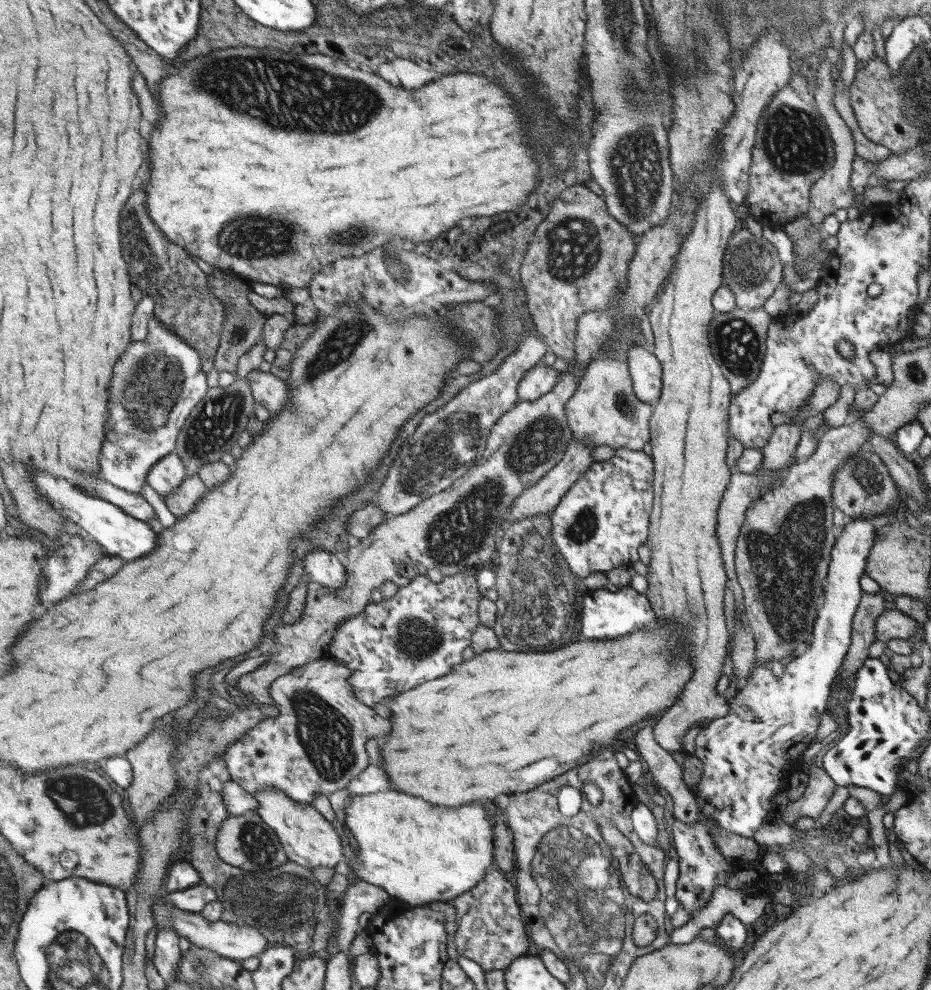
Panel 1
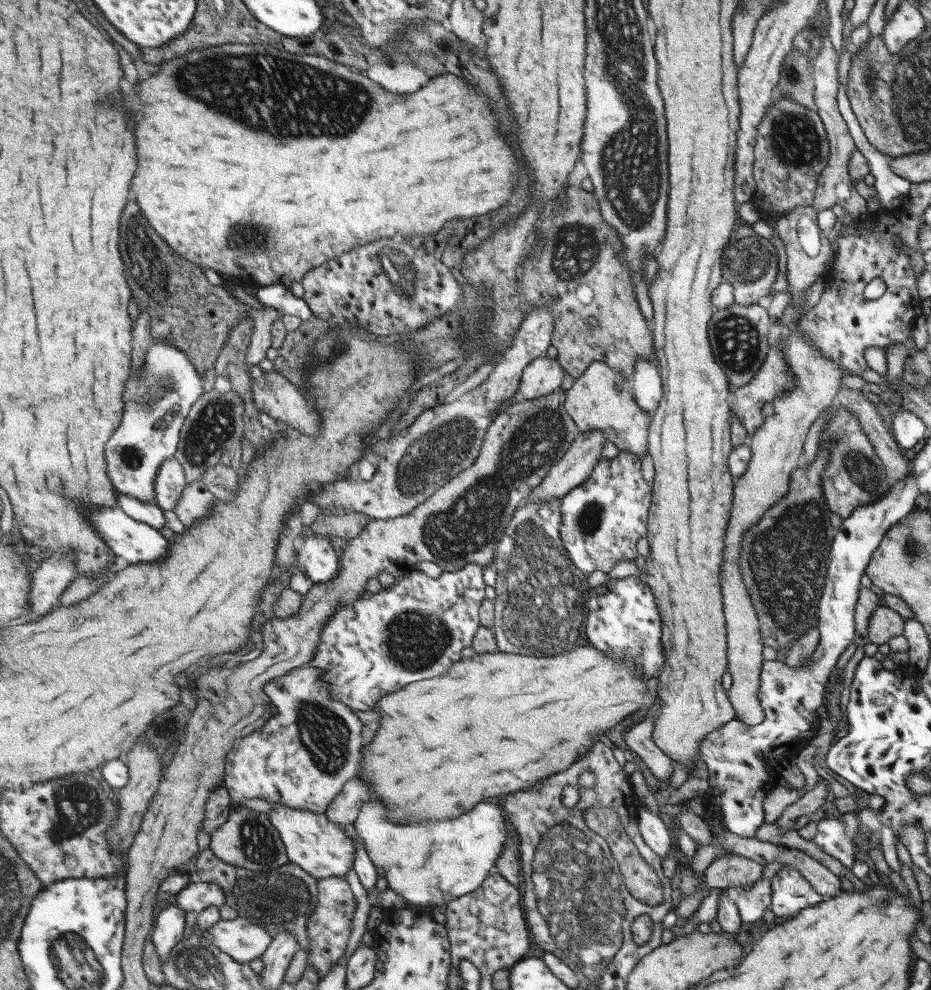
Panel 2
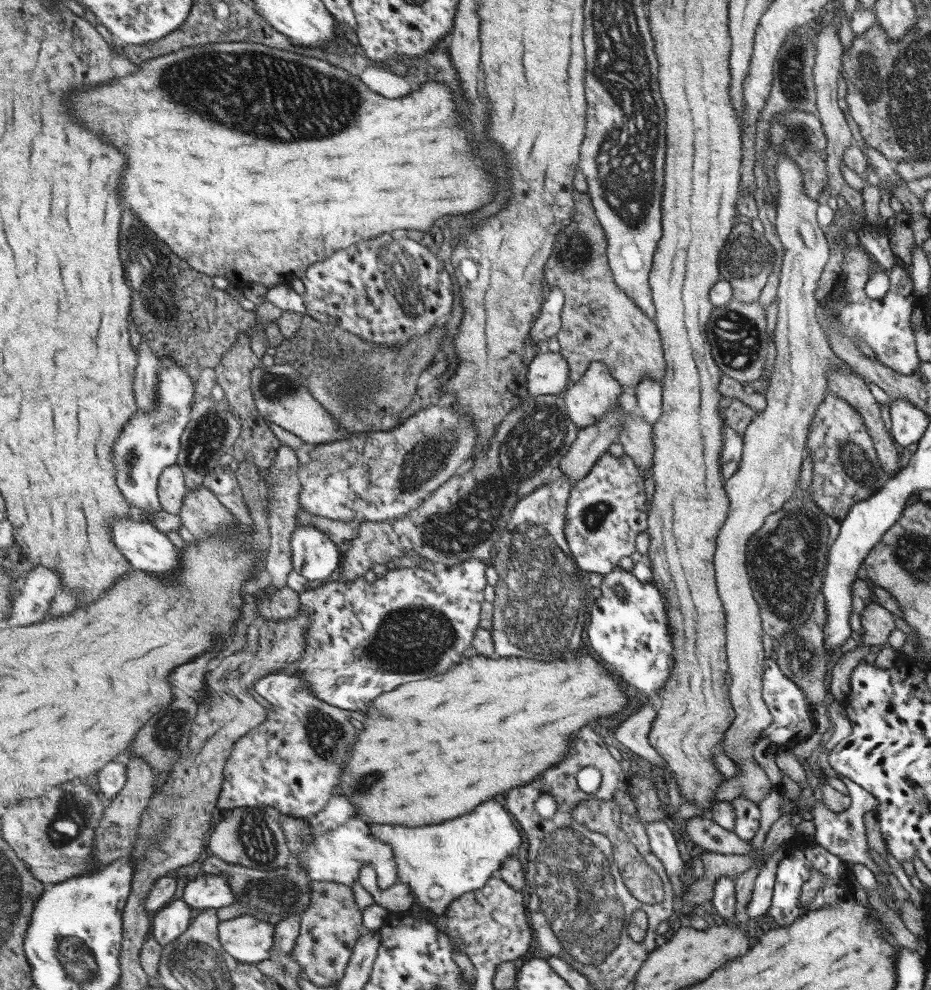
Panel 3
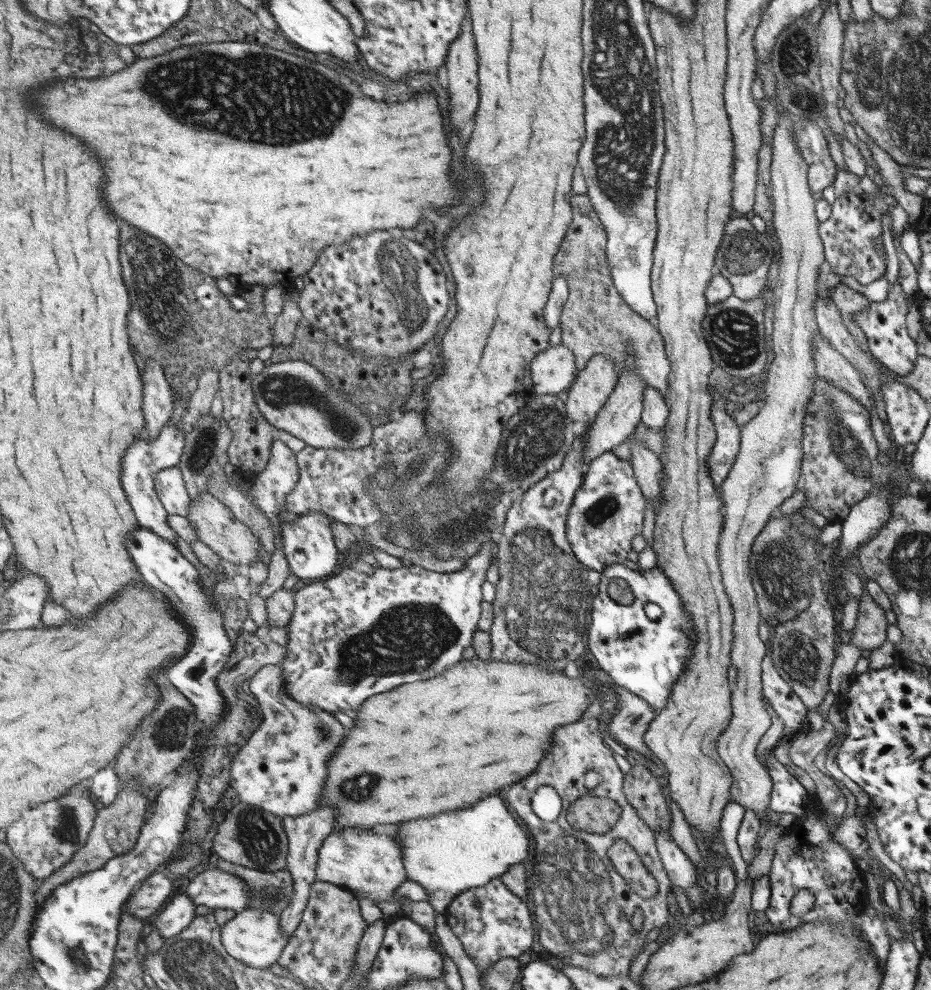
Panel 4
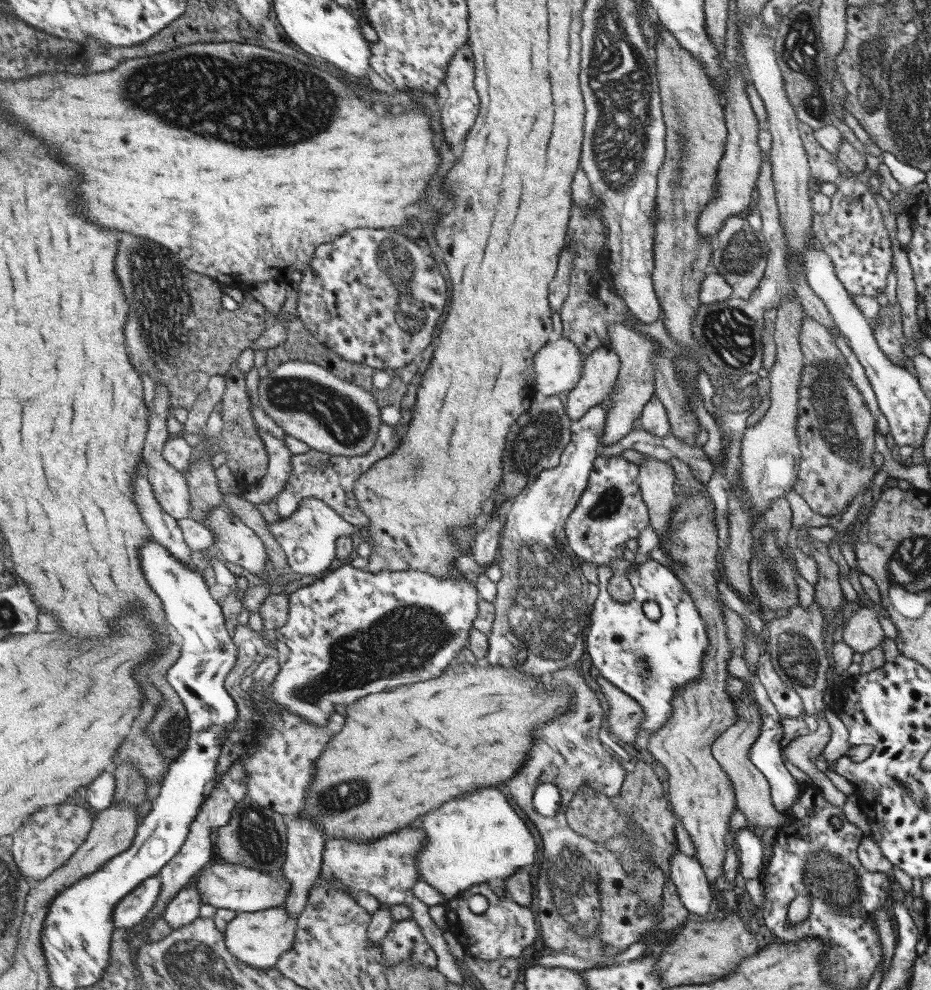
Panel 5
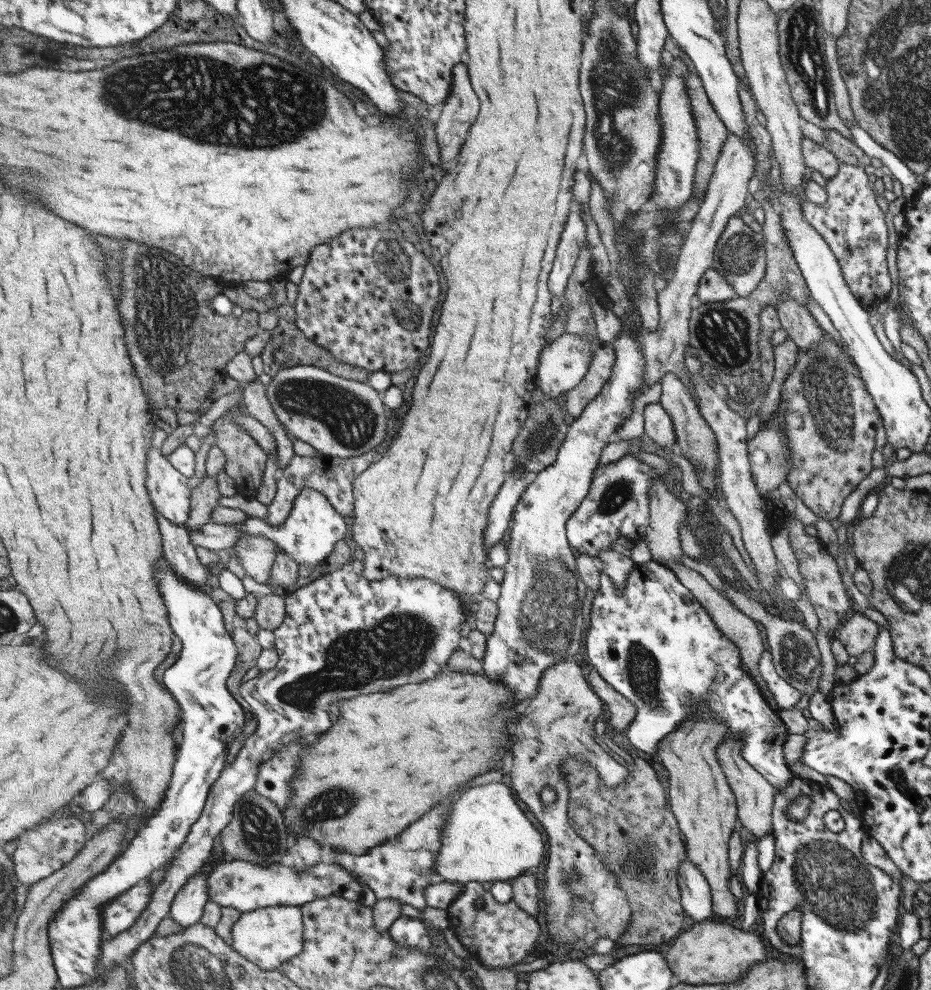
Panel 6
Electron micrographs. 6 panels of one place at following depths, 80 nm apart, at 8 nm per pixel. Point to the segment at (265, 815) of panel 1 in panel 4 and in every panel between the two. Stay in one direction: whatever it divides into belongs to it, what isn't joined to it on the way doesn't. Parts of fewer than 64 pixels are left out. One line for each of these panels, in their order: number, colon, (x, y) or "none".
2: (323, 849)
3: (338, 856)
4: (372, 862)

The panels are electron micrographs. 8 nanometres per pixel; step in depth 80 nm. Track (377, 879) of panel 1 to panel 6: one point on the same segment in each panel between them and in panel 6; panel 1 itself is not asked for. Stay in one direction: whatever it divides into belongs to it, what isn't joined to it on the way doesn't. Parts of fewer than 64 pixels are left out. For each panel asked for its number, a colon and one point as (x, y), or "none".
2: (430, 862)
3: (441, 862)
4: (450, 854)
5: (479, 838)
6: (487, 837)

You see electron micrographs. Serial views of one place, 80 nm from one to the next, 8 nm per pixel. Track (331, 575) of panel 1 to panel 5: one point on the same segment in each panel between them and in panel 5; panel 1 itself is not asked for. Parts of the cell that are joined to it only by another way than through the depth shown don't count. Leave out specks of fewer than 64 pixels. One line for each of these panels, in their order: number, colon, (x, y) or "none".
2: (318, 559)
3: (316, 557)
4: (309, 542)
5: (309, 537)

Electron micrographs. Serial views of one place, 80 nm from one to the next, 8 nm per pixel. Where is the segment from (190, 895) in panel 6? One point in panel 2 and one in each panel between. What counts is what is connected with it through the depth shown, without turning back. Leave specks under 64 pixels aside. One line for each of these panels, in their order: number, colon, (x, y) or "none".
2: (168, 932)
3: (169, 923)
4: (179, 913)
5: (185, 908)

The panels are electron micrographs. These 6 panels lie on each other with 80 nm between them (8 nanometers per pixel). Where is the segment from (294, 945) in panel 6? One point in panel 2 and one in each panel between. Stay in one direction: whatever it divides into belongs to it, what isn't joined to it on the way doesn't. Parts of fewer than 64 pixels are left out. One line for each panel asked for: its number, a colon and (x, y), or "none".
2: (244, 940)
3: (250, 940)
4: (255, 937)
5: (261, 938)

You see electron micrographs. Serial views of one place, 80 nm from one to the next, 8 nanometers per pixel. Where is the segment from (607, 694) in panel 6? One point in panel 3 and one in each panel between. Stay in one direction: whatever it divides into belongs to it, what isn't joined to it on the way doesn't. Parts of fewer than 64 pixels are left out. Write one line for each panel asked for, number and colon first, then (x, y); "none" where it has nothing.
3: (632, 733)
4: (633, 714)
5: (625, 715)

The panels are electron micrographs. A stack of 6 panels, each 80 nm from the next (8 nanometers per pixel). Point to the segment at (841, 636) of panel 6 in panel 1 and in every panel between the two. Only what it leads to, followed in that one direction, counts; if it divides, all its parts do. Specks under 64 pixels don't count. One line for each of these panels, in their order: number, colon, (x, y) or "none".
1: (891, 624)
2: (883, 624)
3: (876, 622)
4: (868, 633)
5: (862, 632)

